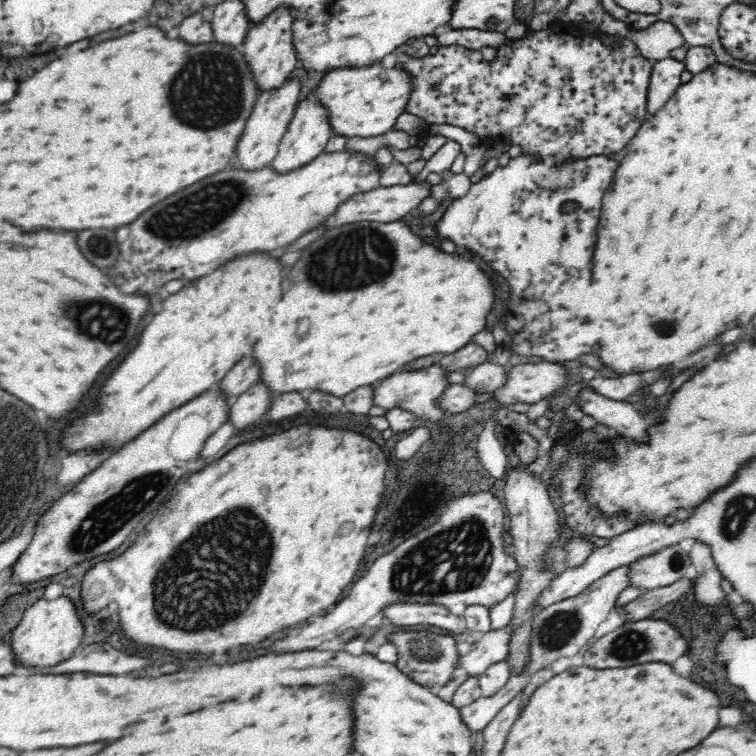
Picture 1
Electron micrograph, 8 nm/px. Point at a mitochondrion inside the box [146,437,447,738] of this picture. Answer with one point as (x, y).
(215, 574)

